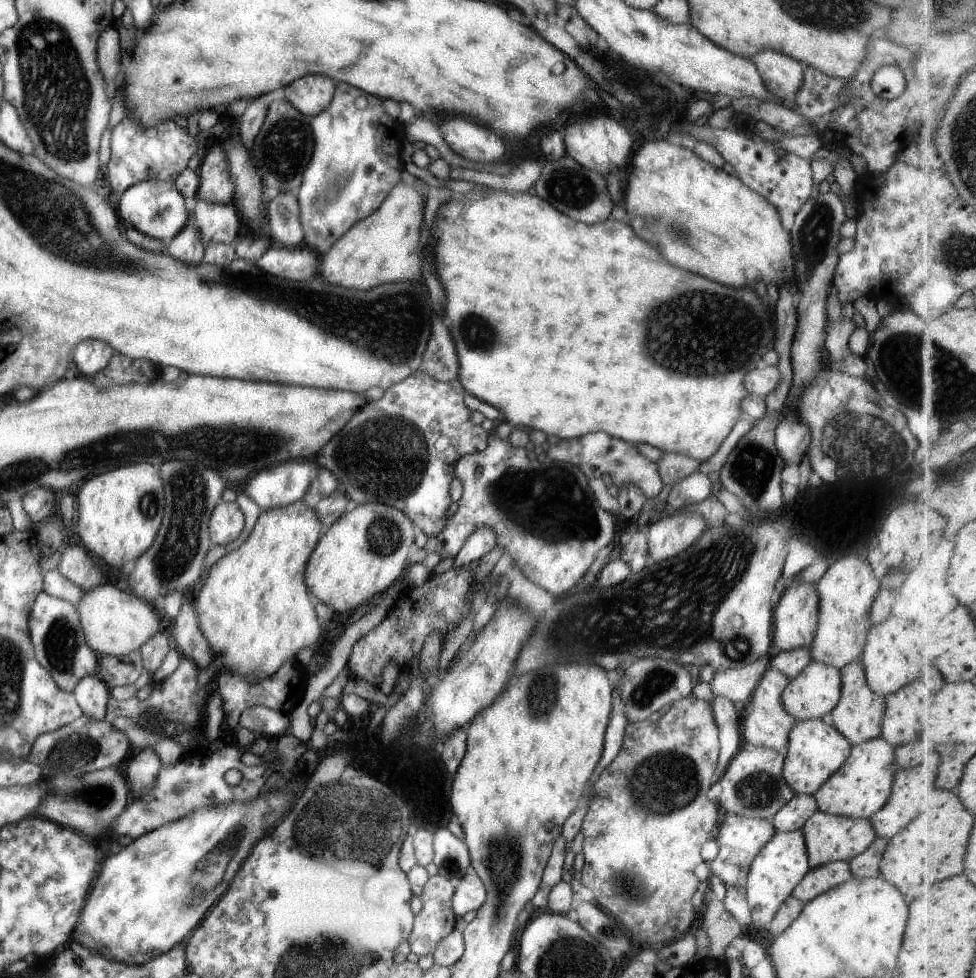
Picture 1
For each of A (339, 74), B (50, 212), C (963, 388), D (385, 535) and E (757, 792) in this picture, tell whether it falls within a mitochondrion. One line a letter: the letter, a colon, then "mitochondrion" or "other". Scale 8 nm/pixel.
A: other
B: mitochondrion
C: mitochondrion
D: mitochondrion
E: mitochondrion

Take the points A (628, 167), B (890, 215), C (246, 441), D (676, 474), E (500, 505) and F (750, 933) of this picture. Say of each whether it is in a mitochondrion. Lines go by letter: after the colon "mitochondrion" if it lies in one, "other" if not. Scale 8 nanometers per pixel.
A: other
B: other
C: mitochondrion
D: other
E: mitochondrion
F: other

